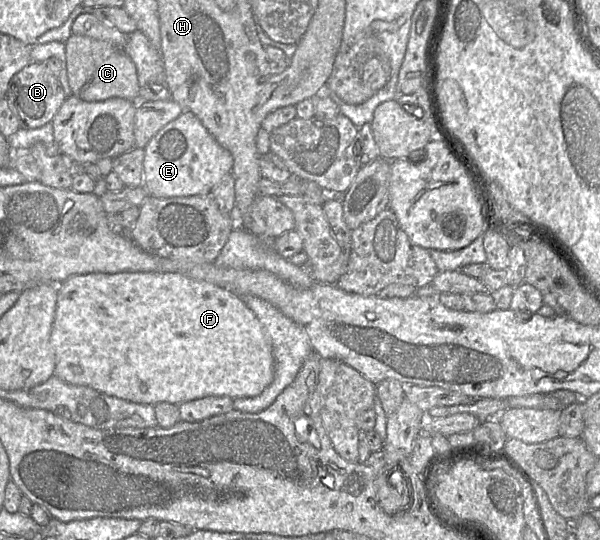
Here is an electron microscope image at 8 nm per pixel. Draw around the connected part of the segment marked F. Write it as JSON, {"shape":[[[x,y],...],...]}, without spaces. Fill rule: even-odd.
{"shape":[[[88,273],[69,277],[57,284],[50,344],[55,355],[54,375],[134,403],[179,405],[208,396],[254,397],[274,379],[270,339],[241,298],[181,273]]]}

